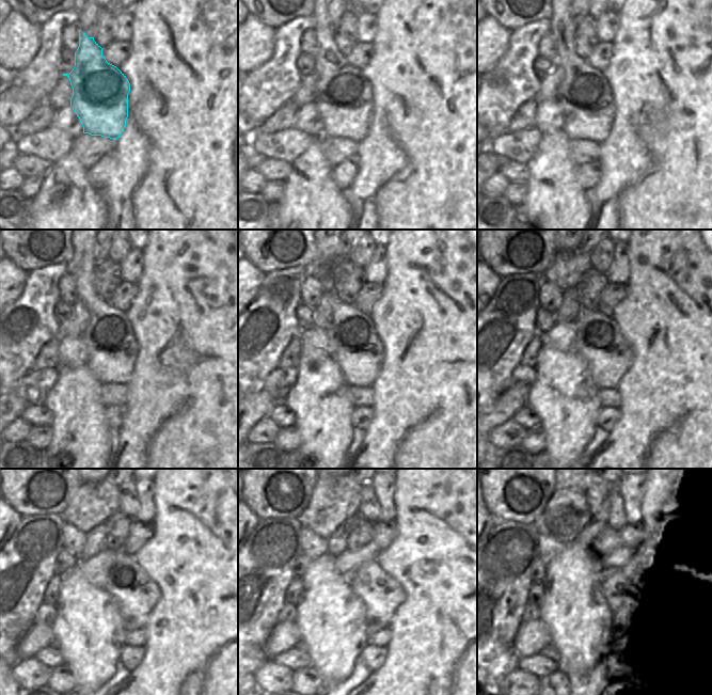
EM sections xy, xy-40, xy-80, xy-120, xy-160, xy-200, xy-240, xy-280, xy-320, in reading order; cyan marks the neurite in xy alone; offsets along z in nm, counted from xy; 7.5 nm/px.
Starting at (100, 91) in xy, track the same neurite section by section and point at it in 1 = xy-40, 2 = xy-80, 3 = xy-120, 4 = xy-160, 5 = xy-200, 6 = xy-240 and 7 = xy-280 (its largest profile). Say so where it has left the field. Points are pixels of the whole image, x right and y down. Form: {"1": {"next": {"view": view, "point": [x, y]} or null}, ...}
{"1": {"next": {"view": "xy-40", "point": [344, 99]}}, "2": {"next": {"view": "xy-80", "point": [585, 97]}}, "3": {"next": {"view": "xy-120", "point": [112, 349]}}, "4": {"next": {"view": "xy-160", "point": [356, 346]}}, "5": {"next": {"view": "xy-200", "point": [599, 341]}}, "6": {"next": {"view": "xy-240", "point": [136, 594]}}, "7": {"next": {"view": "xy-280", "point": [382, 595]}}}

